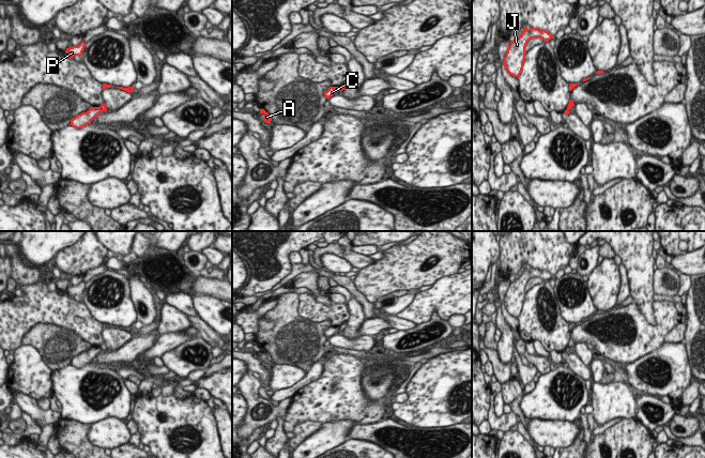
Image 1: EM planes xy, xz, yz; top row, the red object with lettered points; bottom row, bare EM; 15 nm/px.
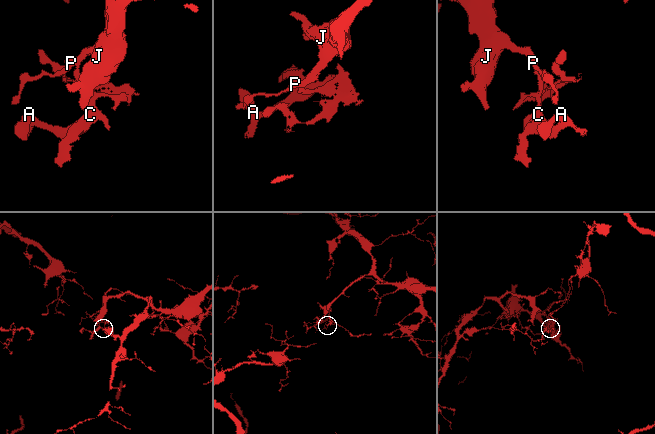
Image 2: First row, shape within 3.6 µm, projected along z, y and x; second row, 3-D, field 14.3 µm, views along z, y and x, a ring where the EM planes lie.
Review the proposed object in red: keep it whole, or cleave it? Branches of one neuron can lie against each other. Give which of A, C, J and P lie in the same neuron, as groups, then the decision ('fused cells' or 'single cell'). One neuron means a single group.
A C / J P; fused cells

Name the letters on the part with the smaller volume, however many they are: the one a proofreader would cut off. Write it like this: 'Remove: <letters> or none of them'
Remove: A, C

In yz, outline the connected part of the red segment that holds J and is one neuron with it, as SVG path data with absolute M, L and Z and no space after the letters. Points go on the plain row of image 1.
M525 266L522 274L520 276L516 276L516 278L510 281L504 296L505 308L510 315L519 318L525 300L526 284L530 279L536 277L542 278L545 281L549 281L553 278L553 276L546 270L541 271L537 268L527 269Z

